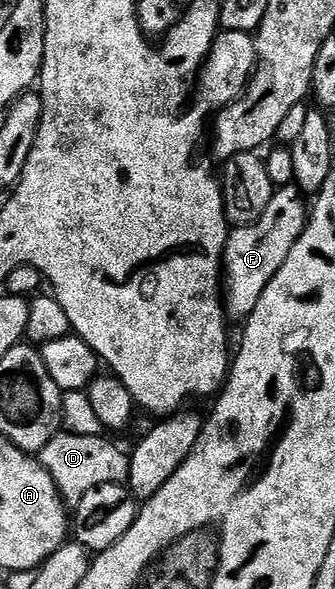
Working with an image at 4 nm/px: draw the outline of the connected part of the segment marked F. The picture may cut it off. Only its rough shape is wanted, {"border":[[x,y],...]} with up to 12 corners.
{"border":[[298,186],[223,253],[225,310],[245,320],[309,221]]}

